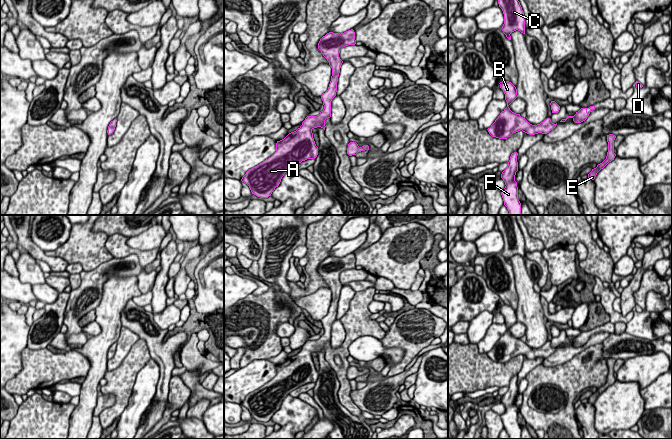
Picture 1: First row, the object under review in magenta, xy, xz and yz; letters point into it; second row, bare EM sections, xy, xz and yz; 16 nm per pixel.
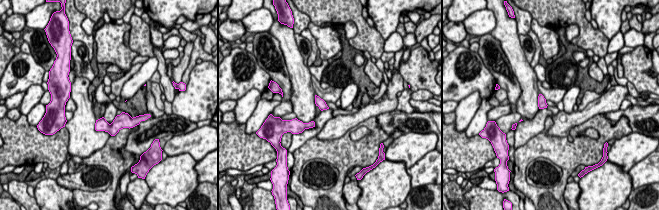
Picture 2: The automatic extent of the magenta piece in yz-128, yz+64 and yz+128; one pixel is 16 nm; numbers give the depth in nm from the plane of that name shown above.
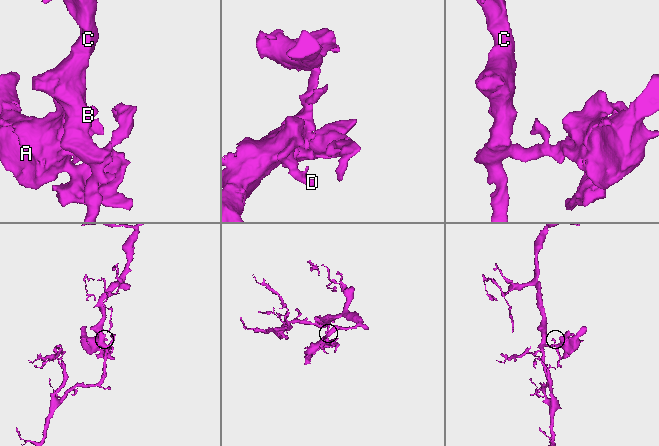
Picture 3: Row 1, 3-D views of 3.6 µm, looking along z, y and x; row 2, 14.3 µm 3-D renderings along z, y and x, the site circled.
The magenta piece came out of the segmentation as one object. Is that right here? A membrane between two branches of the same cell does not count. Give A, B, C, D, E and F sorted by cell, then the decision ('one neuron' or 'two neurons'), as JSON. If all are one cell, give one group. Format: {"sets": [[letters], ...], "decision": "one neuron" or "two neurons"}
{"sets": [["A", "B", "C", "D", "E", "F"]], "decision": "one neuron"}

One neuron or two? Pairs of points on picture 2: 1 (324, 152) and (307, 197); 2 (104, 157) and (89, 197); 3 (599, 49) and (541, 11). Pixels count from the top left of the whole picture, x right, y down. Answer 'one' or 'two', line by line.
1: one
2: one
3: one

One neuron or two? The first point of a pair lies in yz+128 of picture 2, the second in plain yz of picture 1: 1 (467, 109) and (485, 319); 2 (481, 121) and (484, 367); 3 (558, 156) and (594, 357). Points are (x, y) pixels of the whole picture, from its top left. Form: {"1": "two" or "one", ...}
{"1": "one", "2": "two", "3": "one"}

